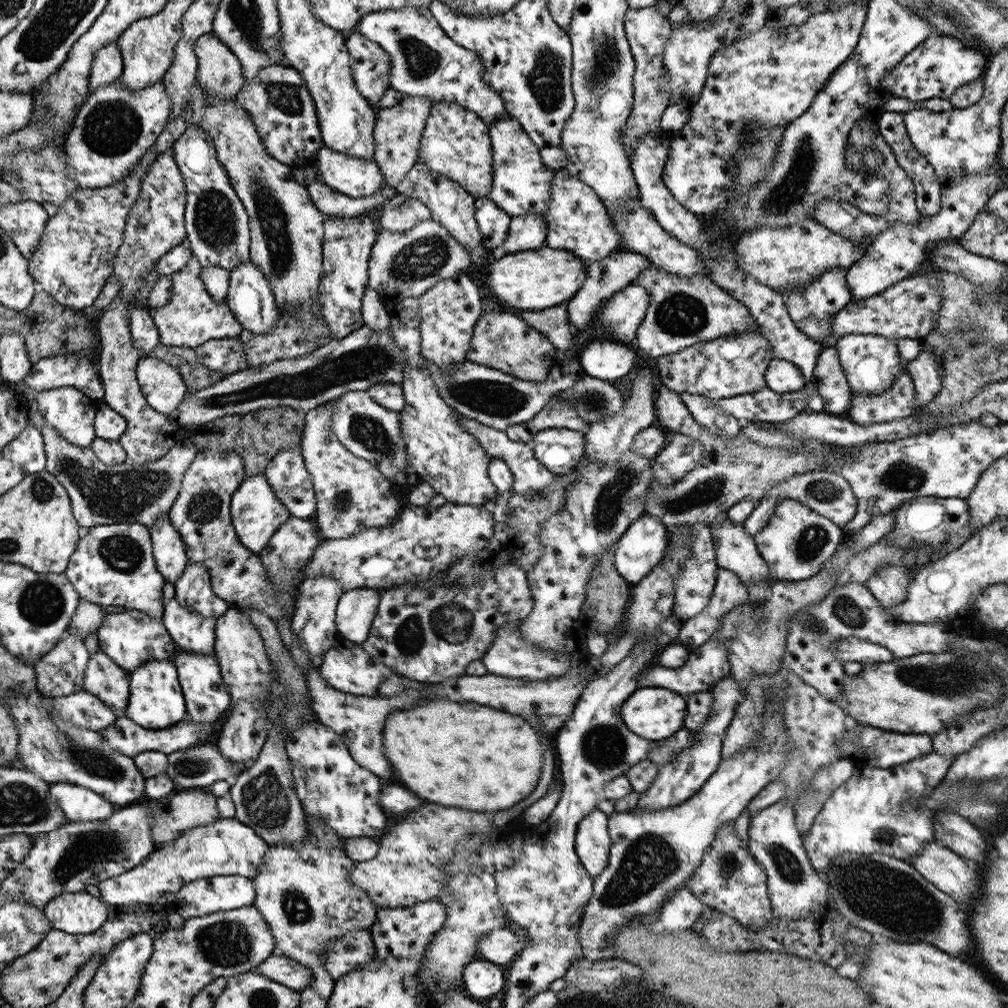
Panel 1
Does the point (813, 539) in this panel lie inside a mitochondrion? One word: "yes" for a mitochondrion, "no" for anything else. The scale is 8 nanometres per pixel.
yes

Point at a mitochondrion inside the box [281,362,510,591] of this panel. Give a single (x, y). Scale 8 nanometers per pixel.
(371, 434)

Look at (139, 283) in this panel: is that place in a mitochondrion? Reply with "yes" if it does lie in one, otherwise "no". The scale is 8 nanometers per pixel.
yes

